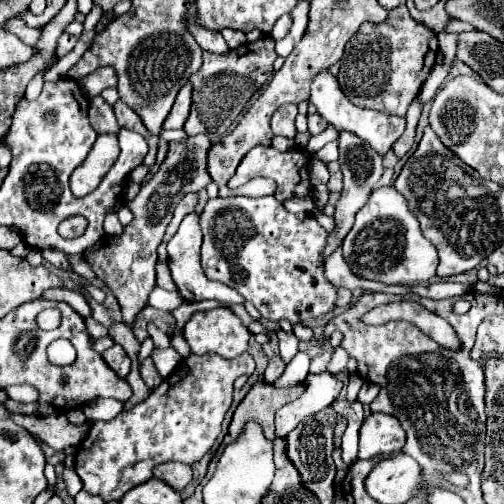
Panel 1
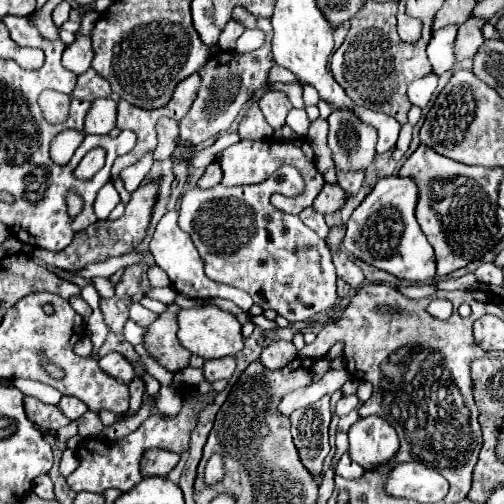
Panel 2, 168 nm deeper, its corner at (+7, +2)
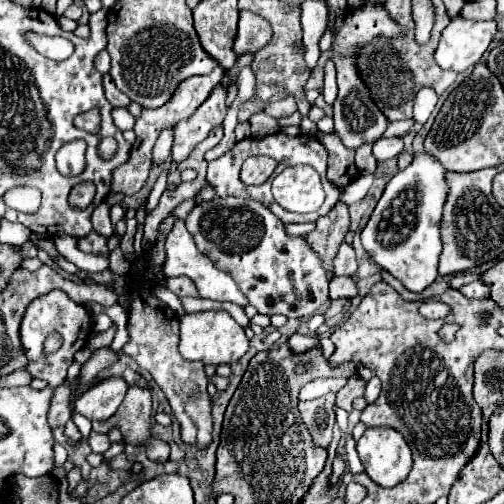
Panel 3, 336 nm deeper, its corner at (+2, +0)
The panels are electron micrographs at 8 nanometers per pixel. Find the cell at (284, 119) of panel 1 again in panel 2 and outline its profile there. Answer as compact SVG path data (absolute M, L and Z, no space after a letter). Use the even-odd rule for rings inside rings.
M266 92L262 98L260 98L260 108L266 116L266 122L274 128L274 130L280 130L284 126L284 120L286 120L286 114L292 110L292 104L290 100L280 94L280 92Z

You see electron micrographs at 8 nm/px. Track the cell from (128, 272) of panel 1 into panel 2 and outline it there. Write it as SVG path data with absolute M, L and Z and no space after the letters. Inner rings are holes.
M148 182L148 184L142 184L130 198L130 202L126 204L126 212L122 218L110 222L110 224L100 224L96 222L94 226L90 226L88 230L82 230L80 234L76 234L72 246L64 248L62 252L50 252L50 250L44 250L44 248L36 248L34 250L34 256L38 260L42 260L44 264L48 266L54 266L54 268L62 268L62 270L80 270L84 268L86 264L90 262L104 262L112 256L124 256L124 254L130 254L134 248L140 246L140 242L146 238L146 232L148 232L148 226L150 226L150 220L152 220L152 212L154 212L154 206L156 206L156 198L160 194L160 186L158 182Z

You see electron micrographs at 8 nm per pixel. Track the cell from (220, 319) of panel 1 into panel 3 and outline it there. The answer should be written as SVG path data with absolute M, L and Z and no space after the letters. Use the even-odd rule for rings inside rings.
M209 310L209 312L195 312L195 314L185 314L181 320L181 342L179 342L179 352L185 360L199 360L203 364L231 364L239 360L247 348L249 348L249 338L245 336L243 328L223 310Z

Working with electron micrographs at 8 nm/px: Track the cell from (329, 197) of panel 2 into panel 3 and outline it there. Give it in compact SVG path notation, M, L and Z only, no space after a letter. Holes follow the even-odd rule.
M337 202L335 208L321 216L315 224L315 230L305 234L303 238L309 242L309 246L325 260L325 268L329 268L329 280L333 280L333 258L345 240L345 234L349 232L349 212L343 202Z

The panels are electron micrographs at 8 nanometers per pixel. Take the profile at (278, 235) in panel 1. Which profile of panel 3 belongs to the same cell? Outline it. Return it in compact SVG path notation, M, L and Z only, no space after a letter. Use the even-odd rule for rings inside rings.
M219 198L211 202L197 204L191 214L185 220L187 230L191 232L197 248L213 260L213 264L219 270L225 270L231 274L231 278L237 282L239 290L245 294L247 304L255 306L259 314L283 314L287 318L307 318L315 314L321 304L329 298L329 282L325 276L325 270L321 266L319 256L311 250L311 246L301 236L289 236L283 230L283 222L261 202L251 198Z

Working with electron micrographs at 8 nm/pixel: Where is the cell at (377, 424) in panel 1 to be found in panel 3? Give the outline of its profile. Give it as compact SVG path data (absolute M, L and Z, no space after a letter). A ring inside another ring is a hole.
M367 428L355 448L367 476L379 486L397 486L411 472L411 450L405 438L391 428Z

